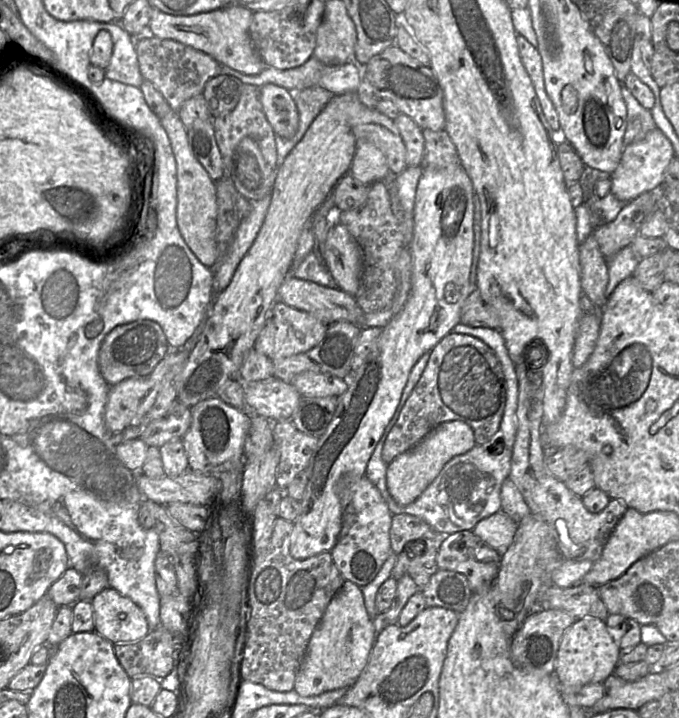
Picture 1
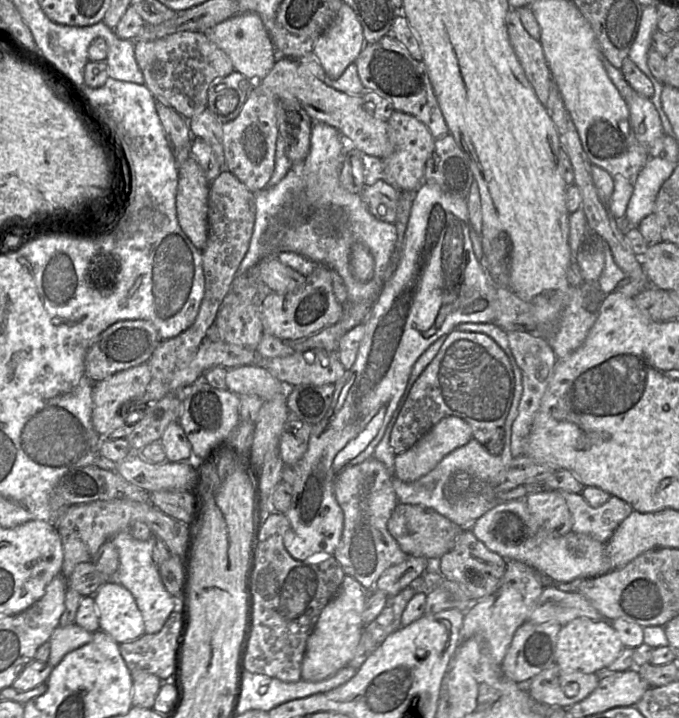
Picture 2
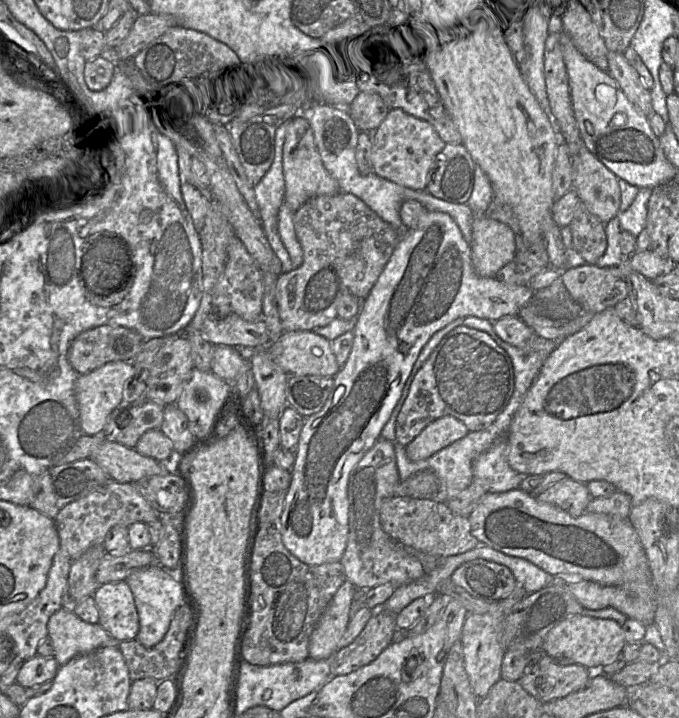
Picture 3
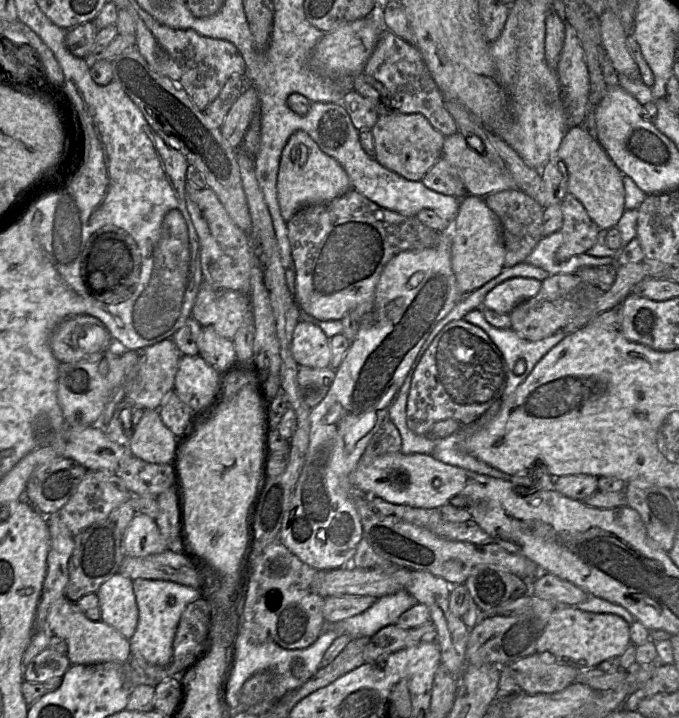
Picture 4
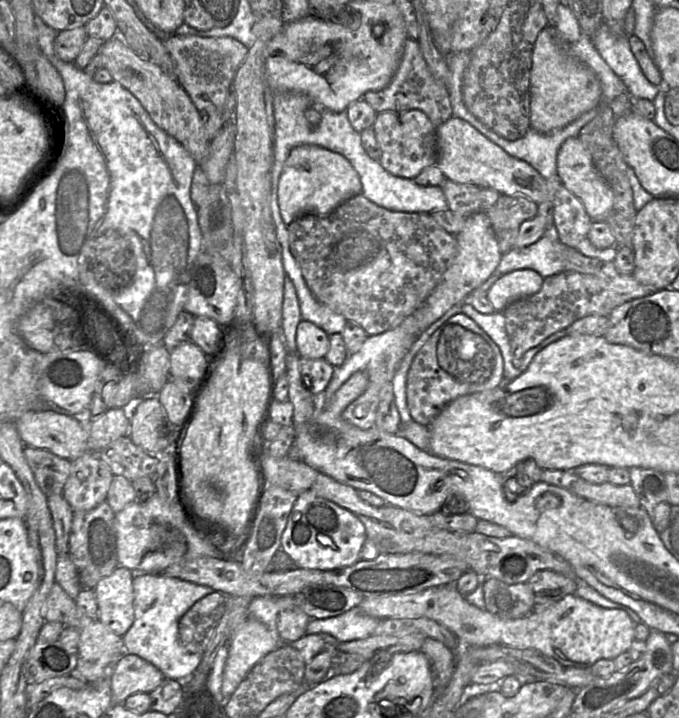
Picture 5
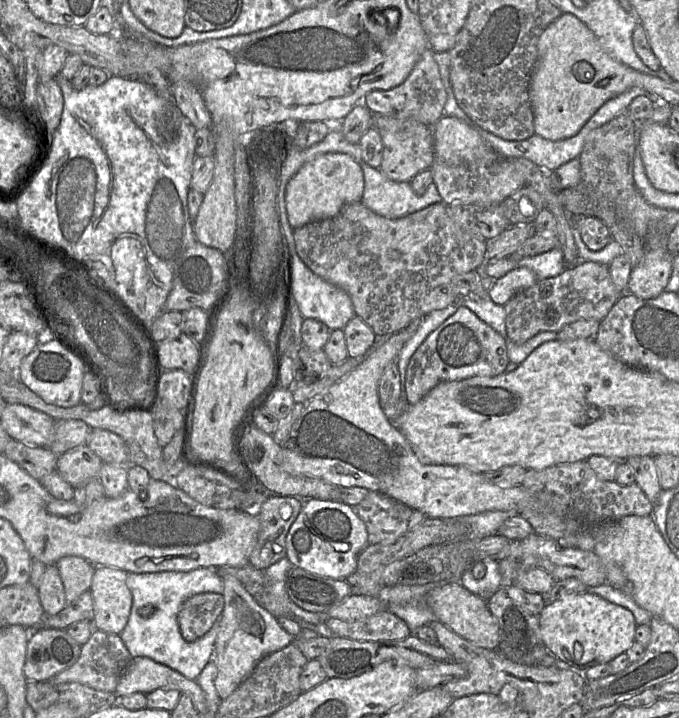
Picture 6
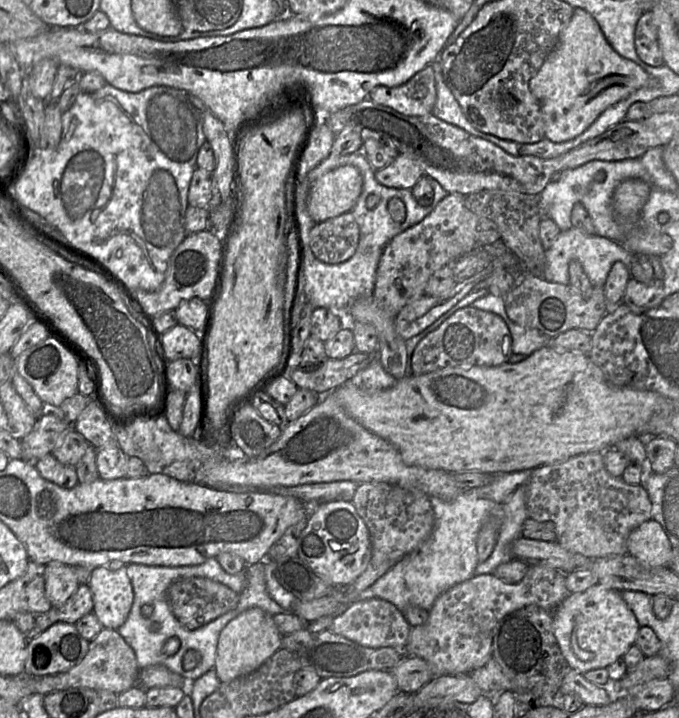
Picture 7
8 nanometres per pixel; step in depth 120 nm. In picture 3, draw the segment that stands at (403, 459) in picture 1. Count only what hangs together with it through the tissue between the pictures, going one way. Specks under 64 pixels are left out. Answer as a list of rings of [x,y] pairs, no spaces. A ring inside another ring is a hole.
[[[454,416],[441,417],[429,424],[406,446],[411,461],[425,460],[469,433],[466,425]]]

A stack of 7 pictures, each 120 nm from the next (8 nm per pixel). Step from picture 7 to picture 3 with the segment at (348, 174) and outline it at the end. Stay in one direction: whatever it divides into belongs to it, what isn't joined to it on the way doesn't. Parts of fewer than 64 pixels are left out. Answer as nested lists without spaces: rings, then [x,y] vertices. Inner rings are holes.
[[[293,117],[287,122],[283,145],[283,174],[285,179],[284,203],[294,213],[312,197],[333,195],[339,192],[337,181],[324,167],[316,149],[311,126],[303,117]]]

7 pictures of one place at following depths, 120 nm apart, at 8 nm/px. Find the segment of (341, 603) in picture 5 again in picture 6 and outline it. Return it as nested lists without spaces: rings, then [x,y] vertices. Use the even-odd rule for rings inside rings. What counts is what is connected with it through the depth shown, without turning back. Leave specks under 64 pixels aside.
[[[293,565],[287,572],[285,588],[294,604],[315,613],[327,613],[352,594],[346,579],[318,576]]]

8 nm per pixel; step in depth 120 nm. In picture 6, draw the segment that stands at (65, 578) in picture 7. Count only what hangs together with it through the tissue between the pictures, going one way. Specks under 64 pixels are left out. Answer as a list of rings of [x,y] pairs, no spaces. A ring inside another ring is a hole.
[[[55,565],[47,566],[39,590],[39,598],[46,616],[61,612],[67,605],[64,584]]]

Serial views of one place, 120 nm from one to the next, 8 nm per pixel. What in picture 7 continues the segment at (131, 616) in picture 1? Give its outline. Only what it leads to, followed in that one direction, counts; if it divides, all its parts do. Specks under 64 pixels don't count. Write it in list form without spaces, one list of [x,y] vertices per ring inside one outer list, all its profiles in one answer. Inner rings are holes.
[[[127,565],[96,567],[90,572],[88,584],[93,594],[93,613],[104,628],[119,629],[127,620],[134,600]]]

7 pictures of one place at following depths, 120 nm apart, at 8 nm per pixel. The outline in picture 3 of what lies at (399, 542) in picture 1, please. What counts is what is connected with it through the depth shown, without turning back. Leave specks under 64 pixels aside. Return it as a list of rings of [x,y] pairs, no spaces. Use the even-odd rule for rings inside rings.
[[[389,497],[381,506],[380,521],[384,531],[396,541],[435,557],[455,556],[480,545],[471,533],[469,517],[452,512],[439,500]]]

